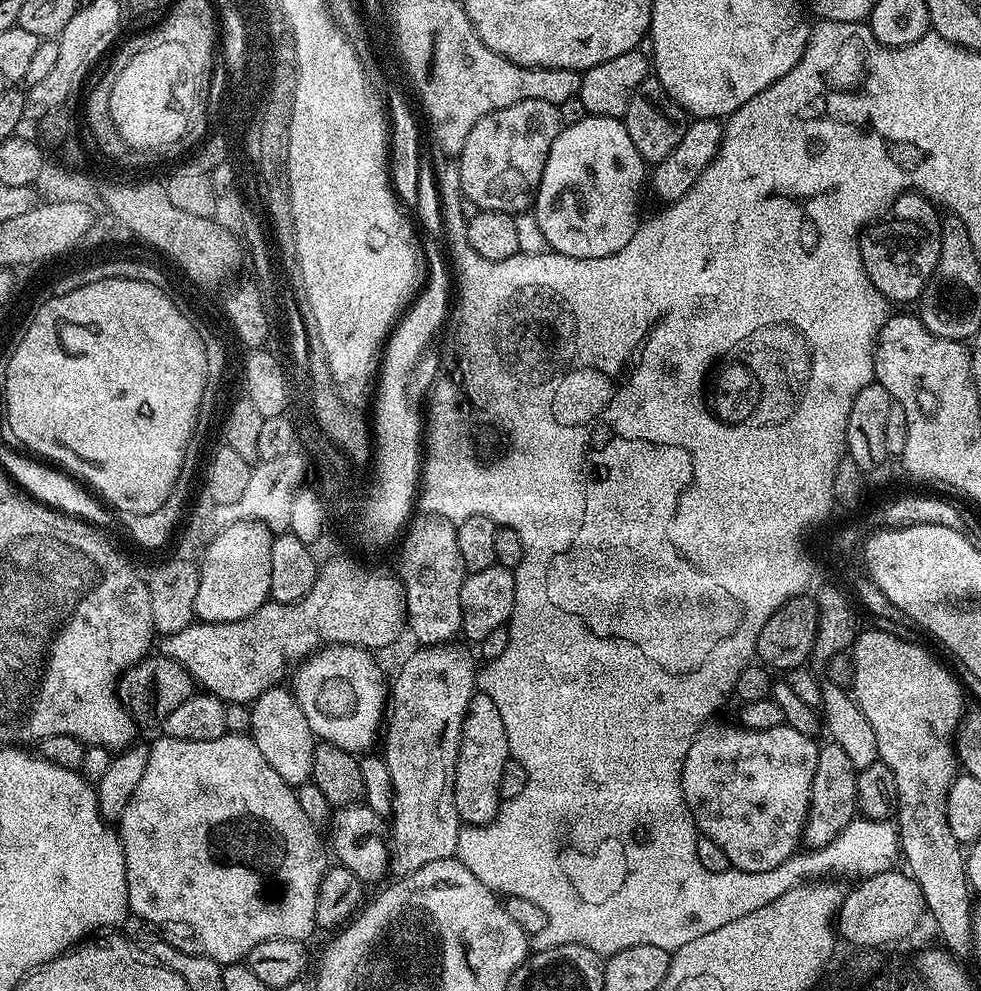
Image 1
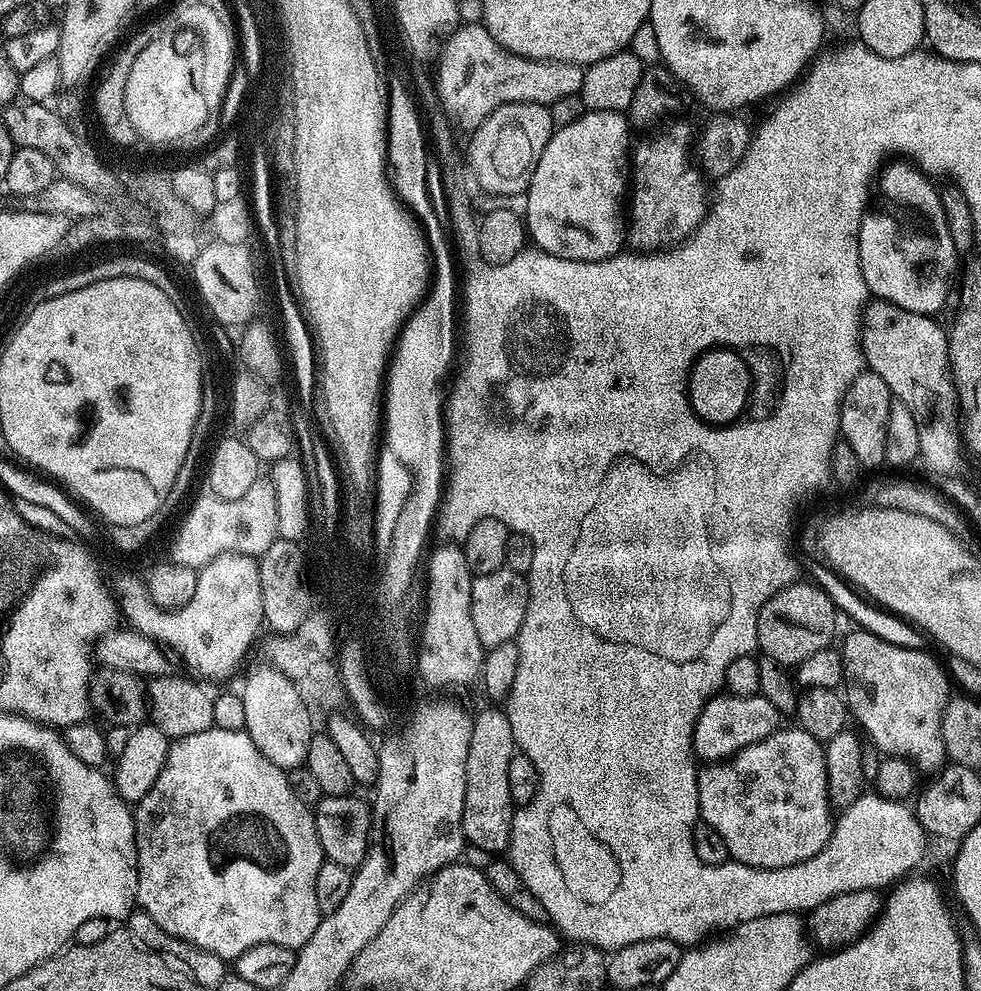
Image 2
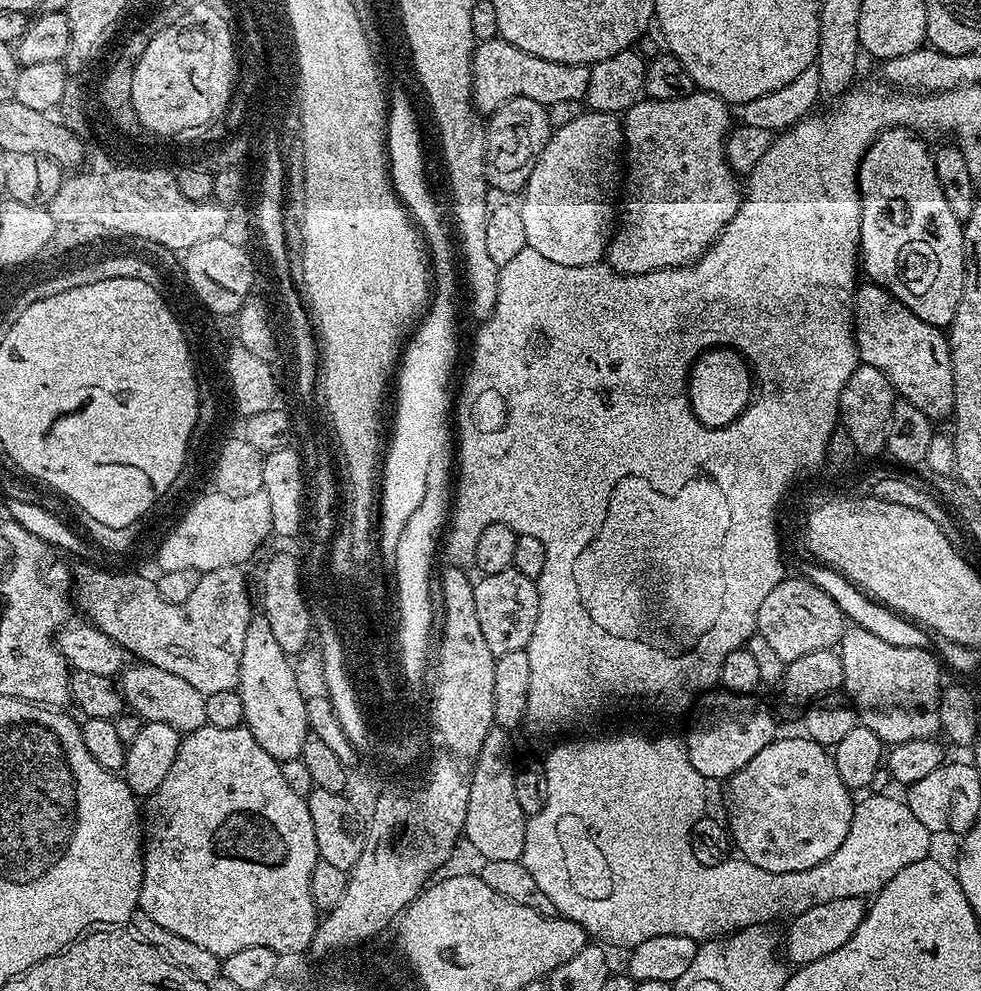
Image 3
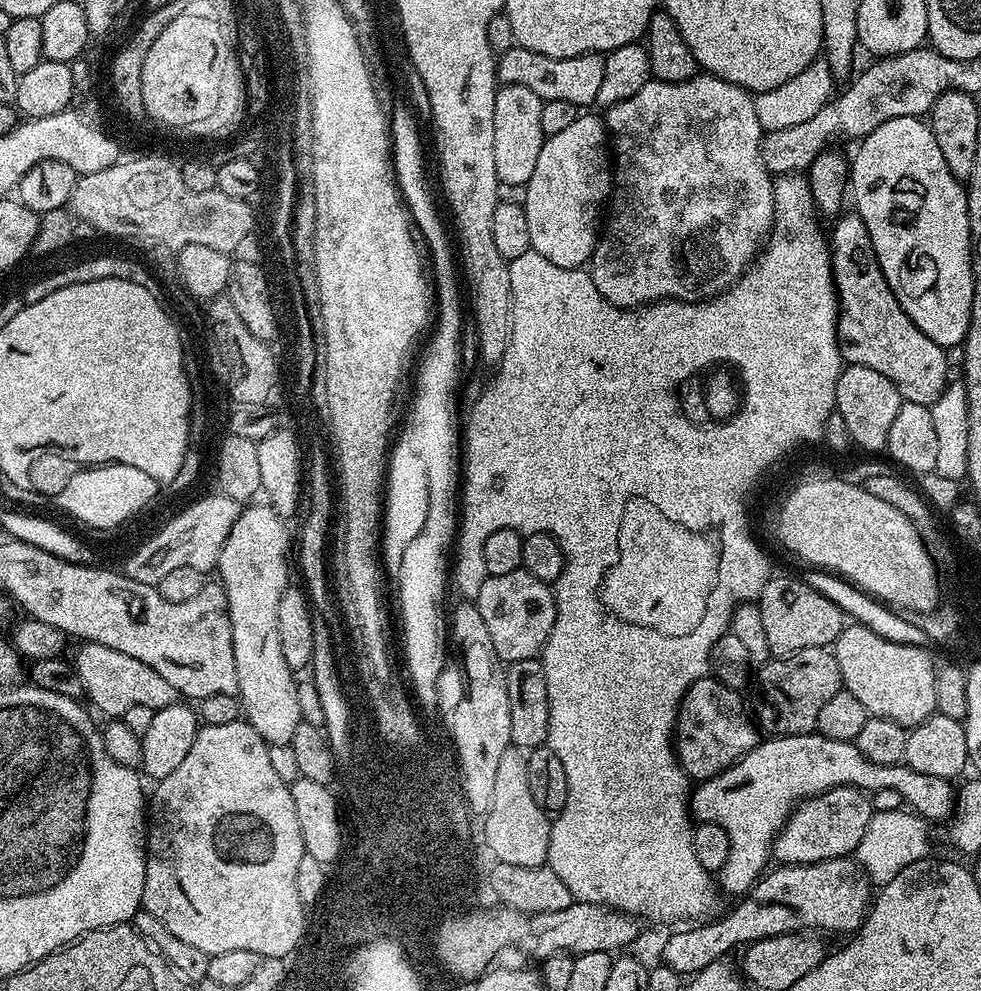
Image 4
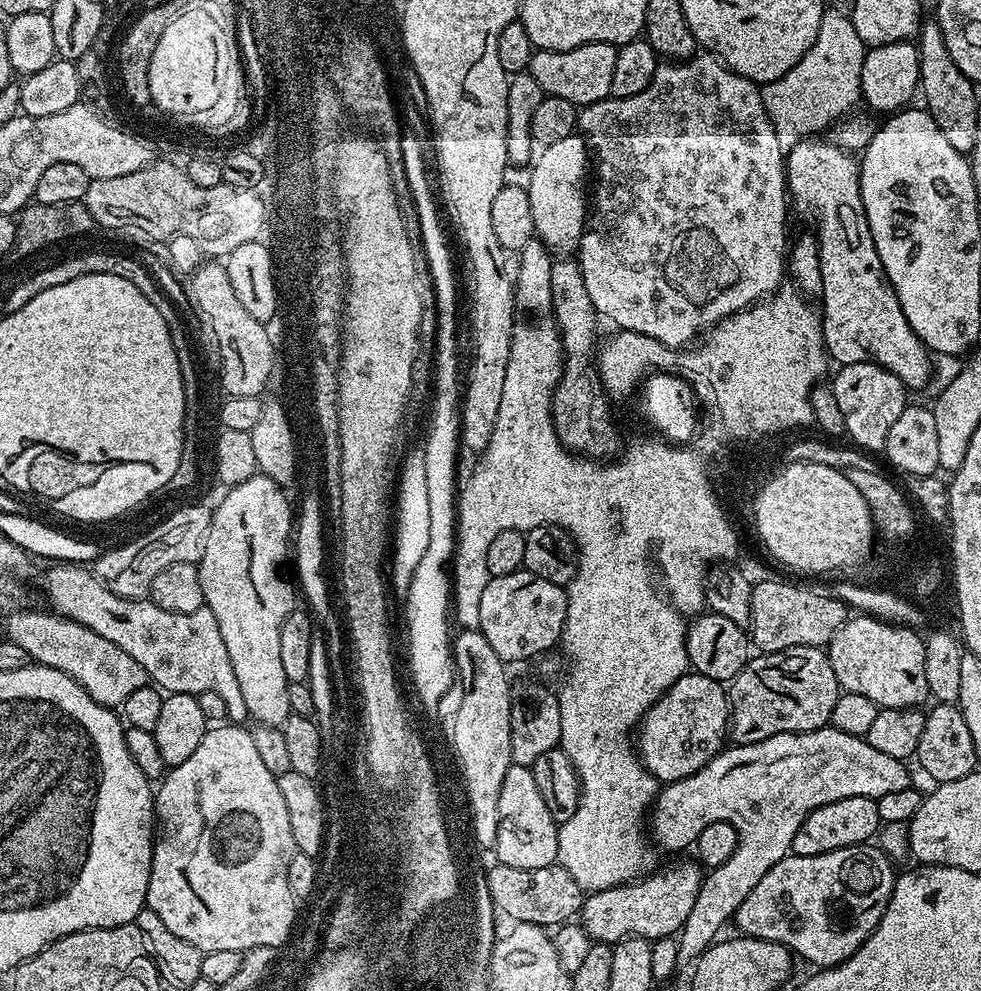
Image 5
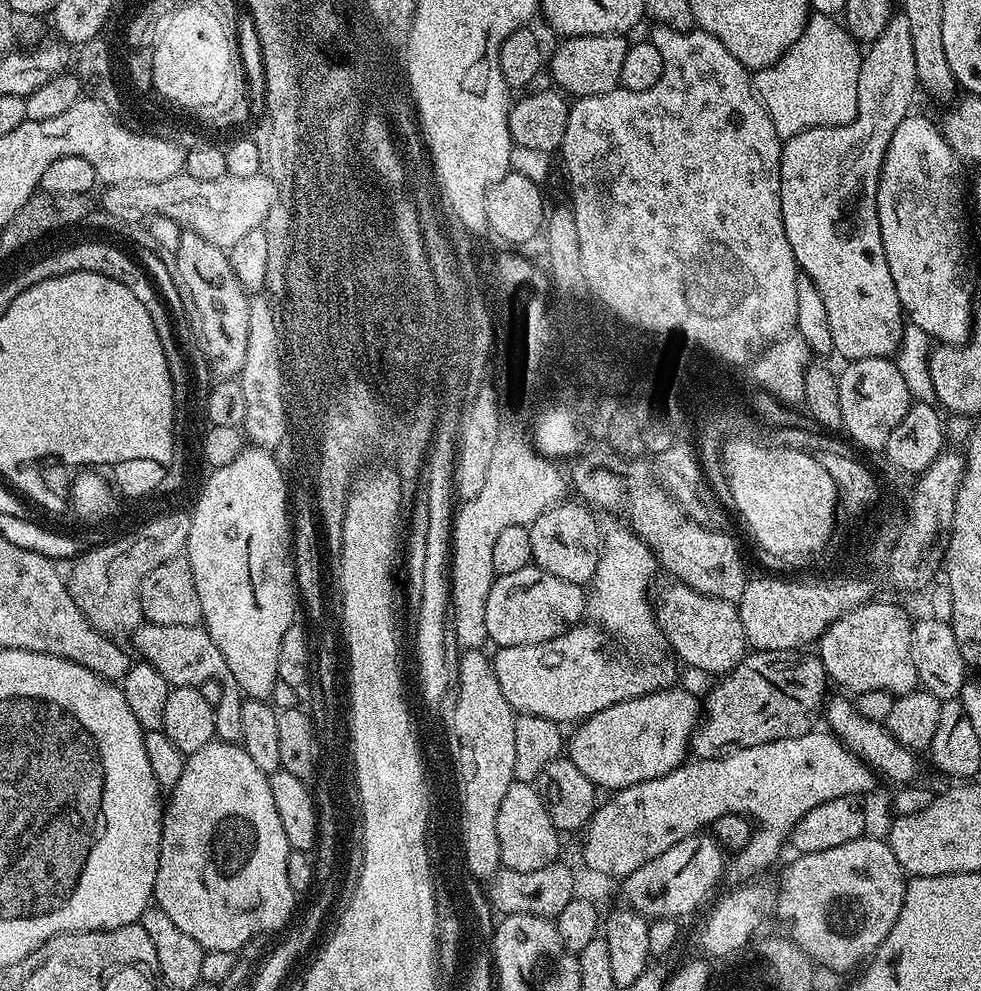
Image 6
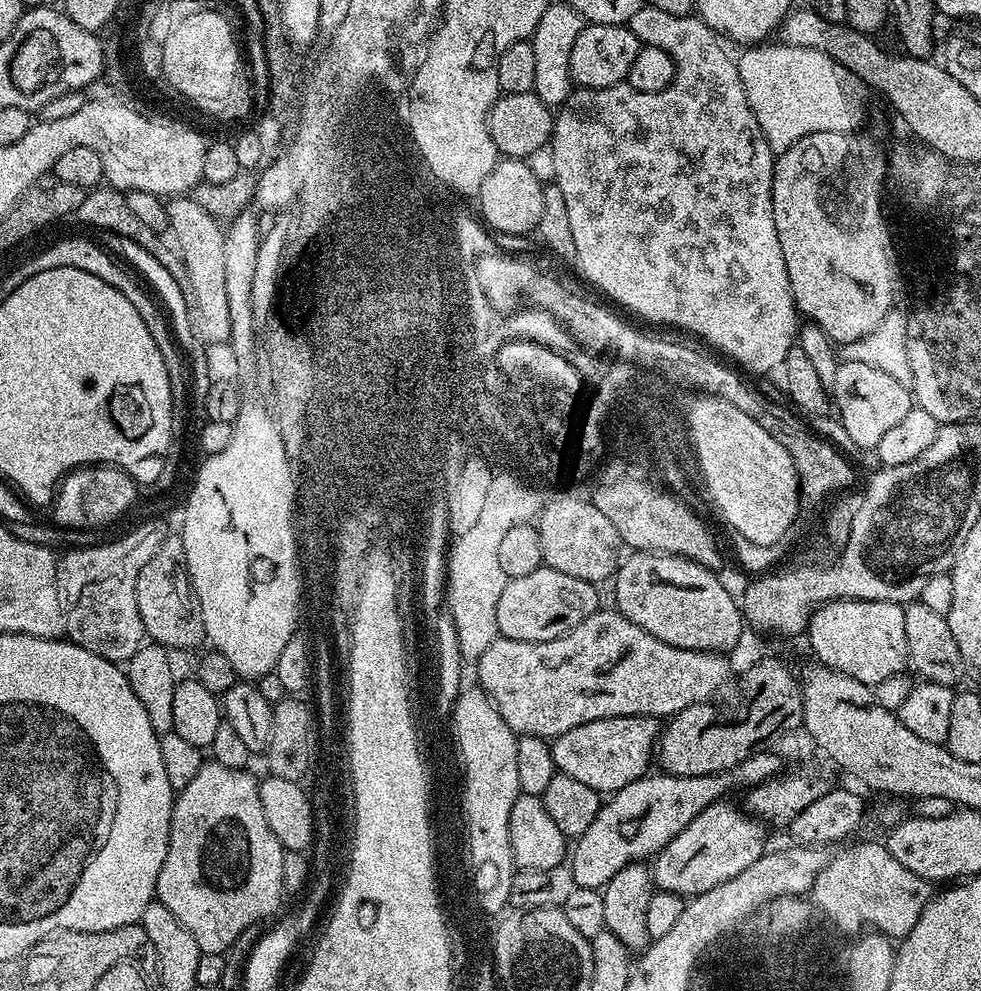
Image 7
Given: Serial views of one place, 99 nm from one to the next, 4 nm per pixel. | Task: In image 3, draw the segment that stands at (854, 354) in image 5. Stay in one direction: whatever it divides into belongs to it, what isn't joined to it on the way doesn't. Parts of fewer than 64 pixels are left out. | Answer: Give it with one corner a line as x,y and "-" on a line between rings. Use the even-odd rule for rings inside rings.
864,282
856,289
856,296
852,299
852,327
856,333
856,350
860,364
869,364
874,366
874,370
882,370
882,374
886,374
886,378
896,390
899,399
908,400
914,406
918,406
918,410
922,410
922,414
926,414
928,419
933,422
939,422
953,415
952,407
954,406
954,374
950,370
950,350
948,349
948,337
941,329
936,328
930,322
922,322
922,318
918,318
918,314
911,312
905,304
898,302
898,298
894,298
885,288
871,282

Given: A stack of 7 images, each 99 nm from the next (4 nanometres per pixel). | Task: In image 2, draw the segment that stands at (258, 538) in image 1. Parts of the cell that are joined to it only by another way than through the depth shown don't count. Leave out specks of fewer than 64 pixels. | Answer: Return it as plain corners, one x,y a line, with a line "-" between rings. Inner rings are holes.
226,552
199,569
194,598
172,612
164,611
148,598
143,579
120,580
114,588
119,594
123,615
125,612
132,623
129,625
167,649
180,648
183,658
201,677
230,675
243,662
264,624
260,565
257,557
244,556
241,552

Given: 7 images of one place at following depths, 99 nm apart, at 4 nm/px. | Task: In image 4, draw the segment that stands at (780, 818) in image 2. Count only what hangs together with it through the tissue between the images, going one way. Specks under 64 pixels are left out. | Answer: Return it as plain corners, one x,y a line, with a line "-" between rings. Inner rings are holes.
832,788
820,796
810,796
800,801
788,820
776,834
770,849
781,865
813,864
833,860
839,856
851,857
862,842
870,826
874,805
859,788

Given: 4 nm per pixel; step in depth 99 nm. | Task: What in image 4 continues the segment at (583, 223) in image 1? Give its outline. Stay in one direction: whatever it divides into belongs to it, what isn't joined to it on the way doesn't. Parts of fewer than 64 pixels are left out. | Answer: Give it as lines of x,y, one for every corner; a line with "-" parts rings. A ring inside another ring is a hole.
577,115
576,121
567,130
545,139
542,154
538,154
538,162
534,166
534,174
530,174
525,184
526,200
523,206
526,223
530,226
531,251
542,254
546,262
554,262
554,266
563,268
584,268
591,261
592,251
598,243
597,224
612,191
612,169
610,137
601,117
599,120
596,116

